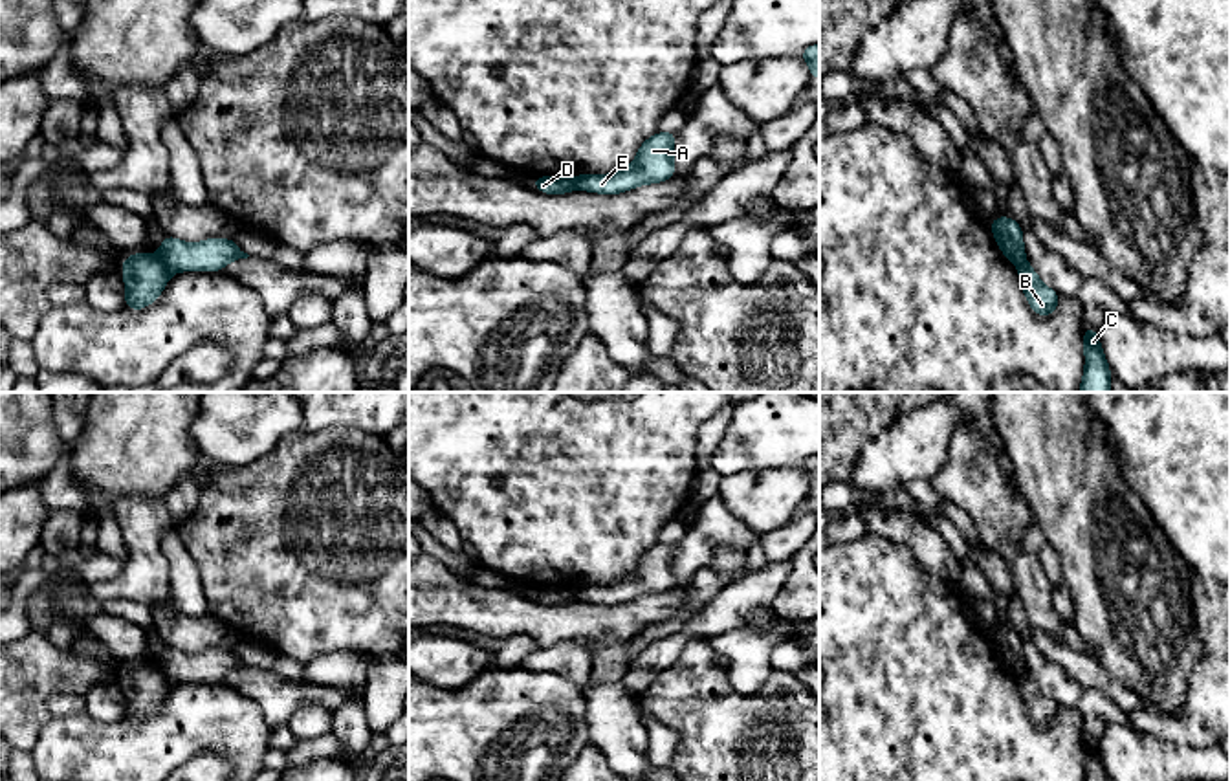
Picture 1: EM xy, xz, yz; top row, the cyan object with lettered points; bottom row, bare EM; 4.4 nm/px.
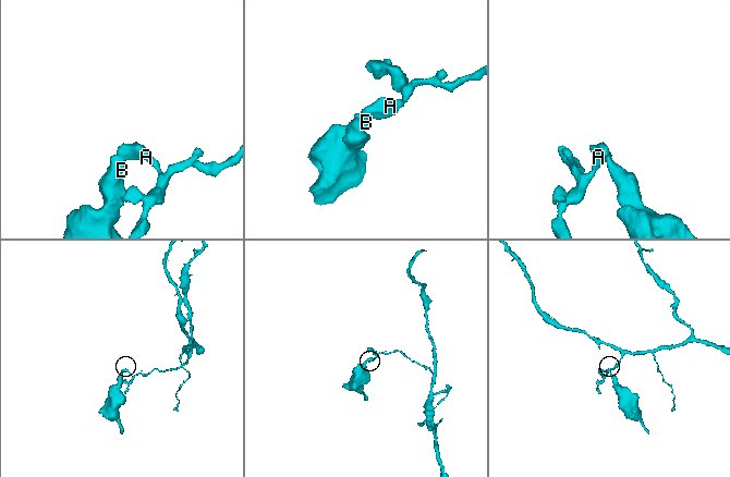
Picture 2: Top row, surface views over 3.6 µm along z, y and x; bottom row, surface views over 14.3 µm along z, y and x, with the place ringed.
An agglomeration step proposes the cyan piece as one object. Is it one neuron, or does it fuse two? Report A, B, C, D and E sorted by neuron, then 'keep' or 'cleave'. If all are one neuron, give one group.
A E / B C D; cleave

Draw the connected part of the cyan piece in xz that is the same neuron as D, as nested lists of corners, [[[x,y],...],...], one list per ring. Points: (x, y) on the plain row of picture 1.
[[[535,587],[532,588],[532,596],[544,605],[566,605],[576,600],[568,588],[550,587]]]

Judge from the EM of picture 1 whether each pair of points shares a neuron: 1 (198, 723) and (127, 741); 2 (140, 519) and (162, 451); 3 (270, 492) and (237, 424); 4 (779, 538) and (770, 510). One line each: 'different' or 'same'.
1: same
2: different
3: different
4: different

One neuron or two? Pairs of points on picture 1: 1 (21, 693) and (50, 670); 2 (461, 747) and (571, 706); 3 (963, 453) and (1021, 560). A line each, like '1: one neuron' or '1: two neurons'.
1: one neuron
2: one neuron
3: one neuron

